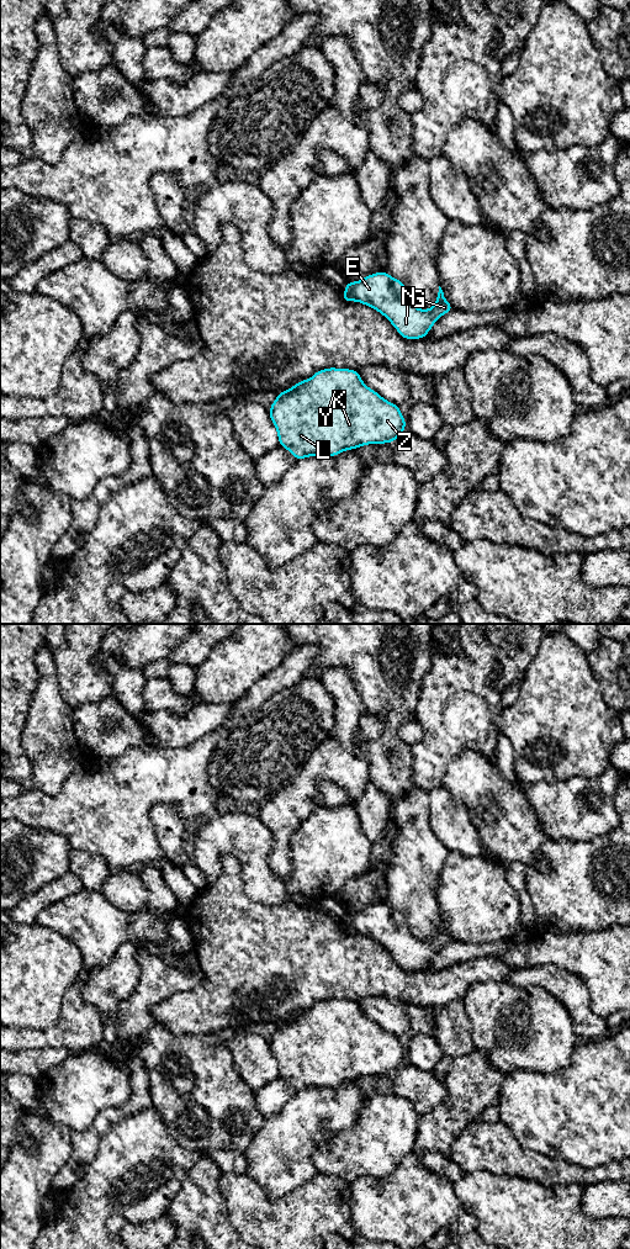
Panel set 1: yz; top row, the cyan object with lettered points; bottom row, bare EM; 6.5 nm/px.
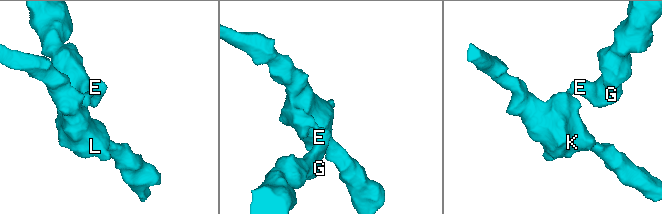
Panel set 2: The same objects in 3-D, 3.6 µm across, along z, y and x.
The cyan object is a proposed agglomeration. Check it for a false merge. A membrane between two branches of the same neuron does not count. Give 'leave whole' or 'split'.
split

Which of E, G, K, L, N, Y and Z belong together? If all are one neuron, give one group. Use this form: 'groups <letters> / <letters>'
groups E G N / K L Y Z

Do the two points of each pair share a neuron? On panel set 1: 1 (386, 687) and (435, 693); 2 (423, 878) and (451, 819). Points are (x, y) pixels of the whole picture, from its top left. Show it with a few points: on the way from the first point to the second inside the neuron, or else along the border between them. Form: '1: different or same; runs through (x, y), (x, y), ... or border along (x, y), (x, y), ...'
1: different; border along (430, 663), (422, 683), (414, 718)
2: different; border along (428, 815), (432, 831), (449, 850)

